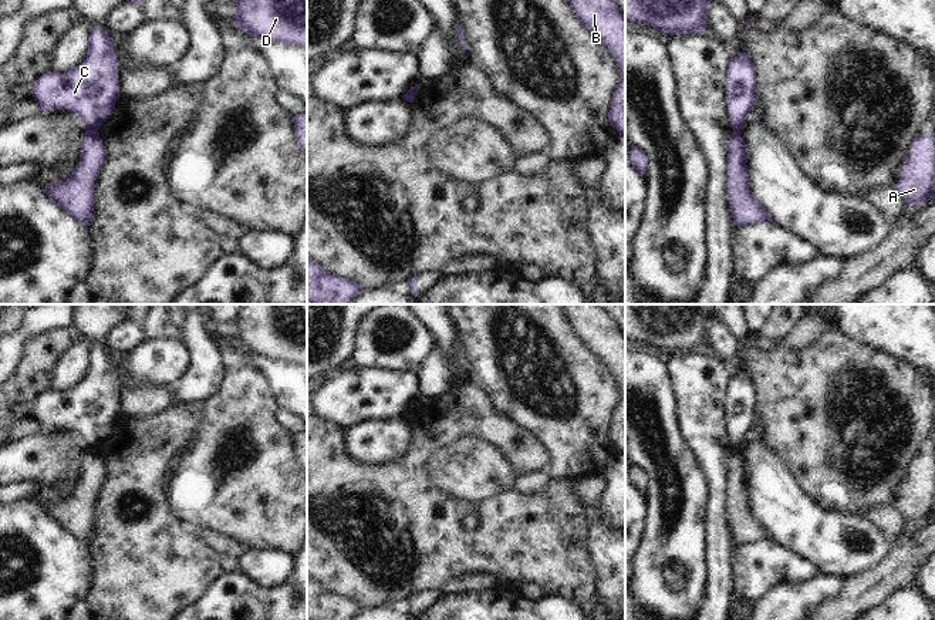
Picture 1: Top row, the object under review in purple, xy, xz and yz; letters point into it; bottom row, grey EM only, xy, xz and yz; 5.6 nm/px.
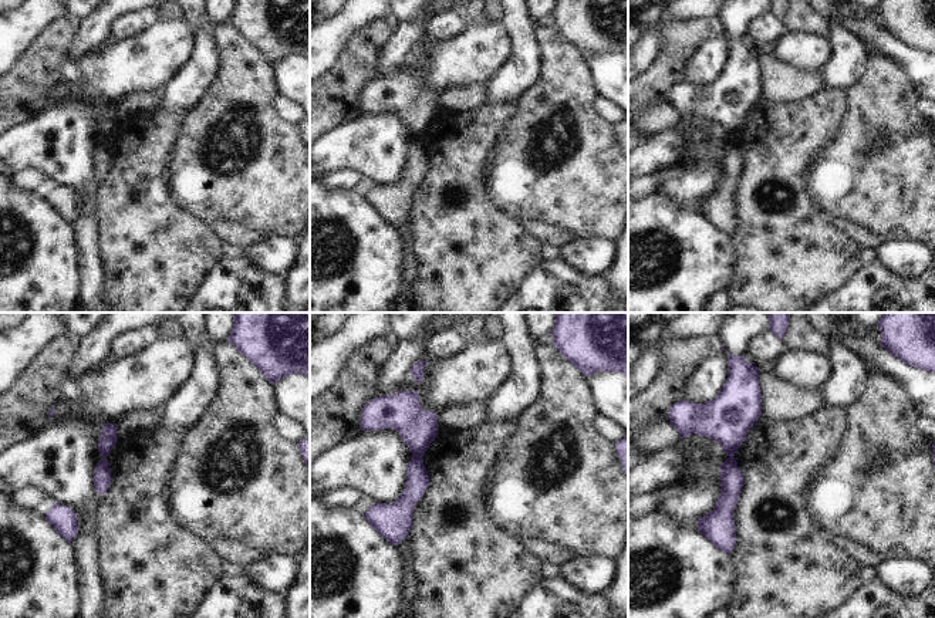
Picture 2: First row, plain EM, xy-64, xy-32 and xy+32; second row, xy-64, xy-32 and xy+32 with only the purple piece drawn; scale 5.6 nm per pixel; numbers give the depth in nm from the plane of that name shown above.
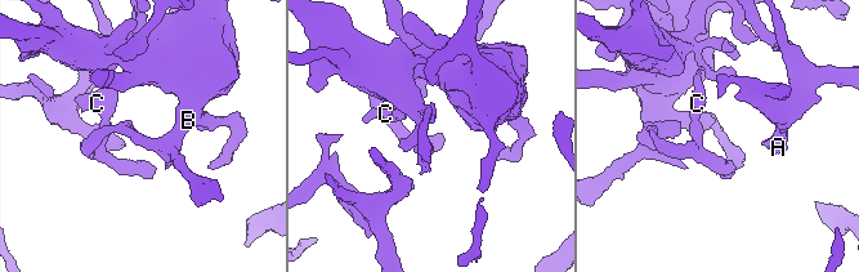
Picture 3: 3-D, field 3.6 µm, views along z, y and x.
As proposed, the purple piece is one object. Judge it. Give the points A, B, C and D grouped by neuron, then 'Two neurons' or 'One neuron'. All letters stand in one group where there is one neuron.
Groups: A B D / C. Two neurons.

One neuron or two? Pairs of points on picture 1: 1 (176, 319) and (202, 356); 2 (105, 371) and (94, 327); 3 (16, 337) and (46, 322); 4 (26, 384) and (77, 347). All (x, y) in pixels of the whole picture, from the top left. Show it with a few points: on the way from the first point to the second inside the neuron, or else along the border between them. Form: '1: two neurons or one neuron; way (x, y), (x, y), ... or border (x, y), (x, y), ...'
1: two neurons; border (184, 319), (184, 324), (179, 329)
2: one neuron; way (98, 360), (98, 339)
3: one neuron; way (23, 333), (34, 322), (39, 322)
4: two neurons; border (77, 334), (70, 347), (57, 360), (49, 388)

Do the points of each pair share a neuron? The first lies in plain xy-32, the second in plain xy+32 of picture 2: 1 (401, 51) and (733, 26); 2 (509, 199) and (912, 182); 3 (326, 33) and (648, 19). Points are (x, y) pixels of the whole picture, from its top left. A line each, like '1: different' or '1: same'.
1: different
2: same
3: different

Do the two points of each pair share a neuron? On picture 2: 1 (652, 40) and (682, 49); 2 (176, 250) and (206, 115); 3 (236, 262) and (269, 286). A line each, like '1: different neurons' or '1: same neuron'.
1: different neurons
2: different neurons
3: same neuron

